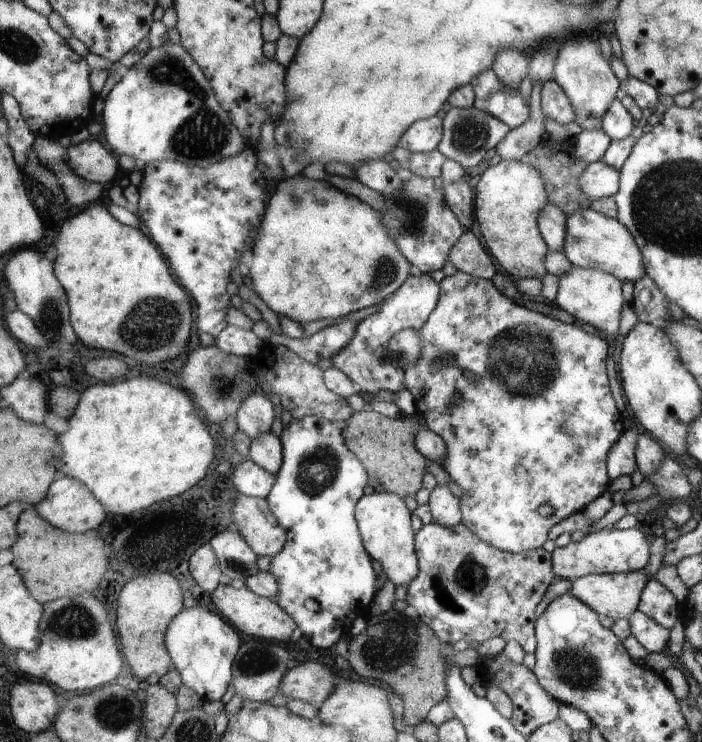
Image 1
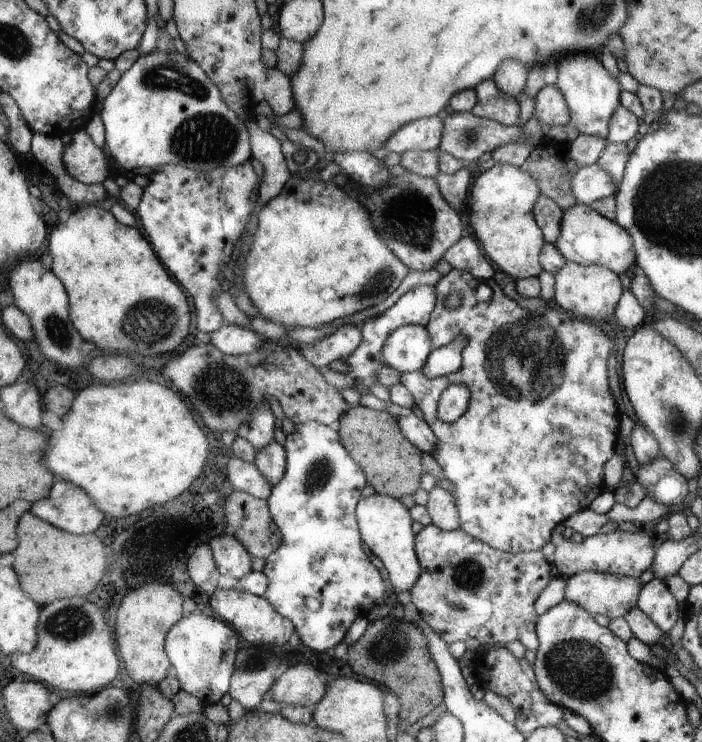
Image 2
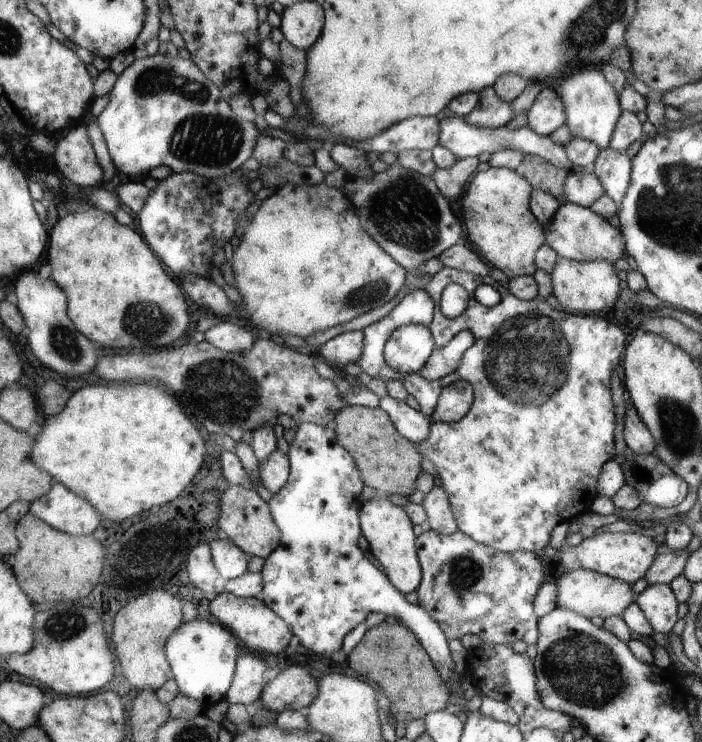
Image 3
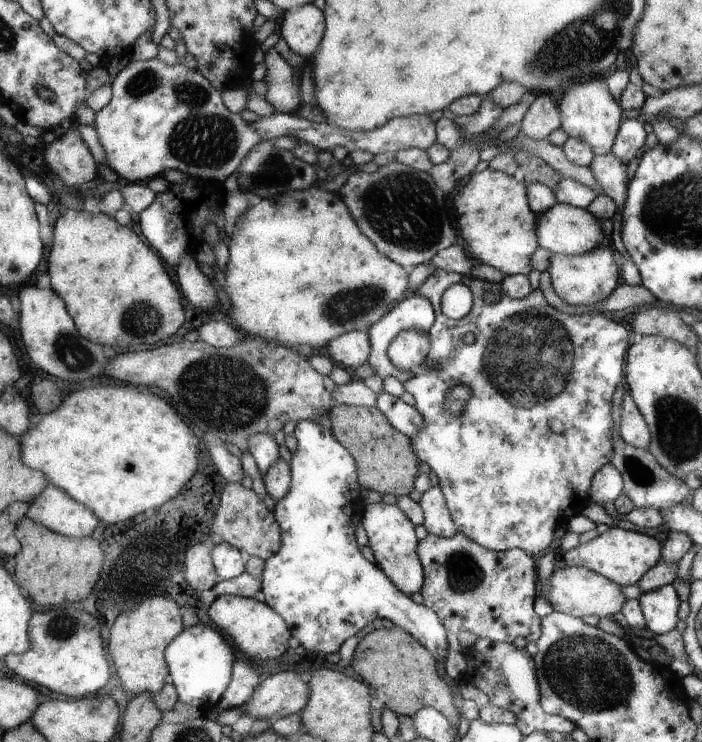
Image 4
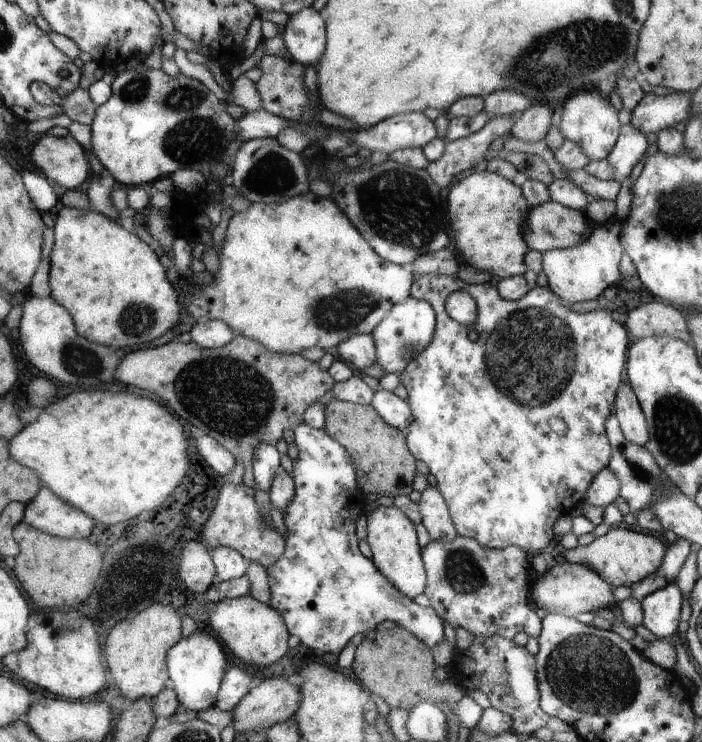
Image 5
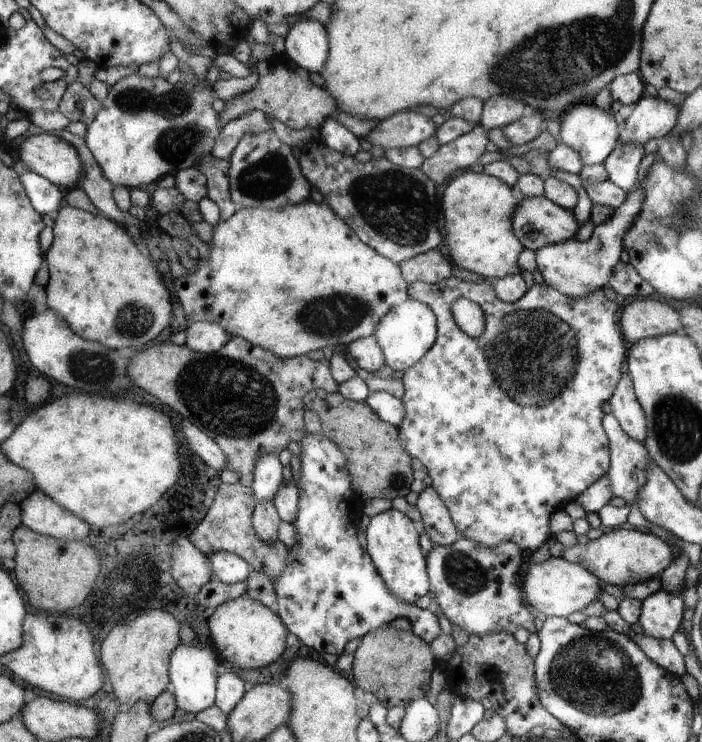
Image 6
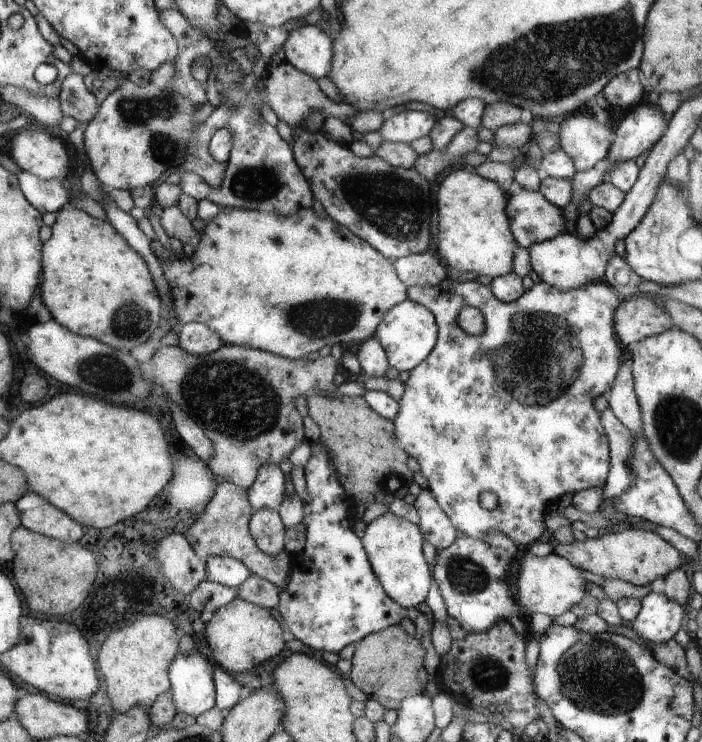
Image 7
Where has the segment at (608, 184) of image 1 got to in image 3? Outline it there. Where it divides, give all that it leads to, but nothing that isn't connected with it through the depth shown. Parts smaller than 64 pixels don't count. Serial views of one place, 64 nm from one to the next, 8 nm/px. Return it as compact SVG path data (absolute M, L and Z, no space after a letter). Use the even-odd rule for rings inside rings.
M589 167L591 172L588 174L574 174L570 173L564 182L564 198L566 198L566 203L573 203L582 207L590 207L598 198L604 195L604 186L602 182L596 178L596 174L592 172L592 167Z

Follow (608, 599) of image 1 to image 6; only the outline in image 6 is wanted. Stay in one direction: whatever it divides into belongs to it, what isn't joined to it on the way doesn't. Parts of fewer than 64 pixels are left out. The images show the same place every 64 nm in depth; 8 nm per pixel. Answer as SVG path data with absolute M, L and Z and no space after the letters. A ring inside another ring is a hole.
M530 554L520 584L523 586L523 596L527 604L531 608L536 608L537 613L544 613L547 618L566 618L569 614L581 612L592 600L598 599L600 590L603 590L598 579L582 565L572 564L563 557L551 557L544 562L536 563Z

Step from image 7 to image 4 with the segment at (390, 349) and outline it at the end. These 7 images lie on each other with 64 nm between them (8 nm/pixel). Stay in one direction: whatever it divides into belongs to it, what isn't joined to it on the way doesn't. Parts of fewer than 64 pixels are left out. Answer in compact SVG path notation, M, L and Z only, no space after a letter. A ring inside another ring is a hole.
M418 293L408 296L406 299L402 300L394 306L391 312L388 312L387 315L384 315L379 322L371 324L367 328L366 332L369 334L371 351L368 355L367 362L374 370L375 374L378 374L382 379L385 379L387 376L394 376L399 381L403 380L404 373L398 370L387 355L388 346L390 342L394 340L394 337L401 331L406 329L418 329L419 331L425 332L428 334L430 332L434 322L436 314L434 305L431 303L431 300L428 300L428 297L424 295L419 295Z

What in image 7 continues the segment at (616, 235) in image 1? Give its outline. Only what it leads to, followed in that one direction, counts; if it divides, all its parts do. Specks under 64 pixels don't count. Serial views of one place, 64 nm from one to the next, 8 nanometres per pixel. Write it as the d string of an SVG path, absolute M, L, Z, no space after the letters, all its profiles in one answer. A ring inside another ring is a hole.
M522 188L520 193L508 193L508 196L510 203L507 207L507 216L510 218L511 232L519 246L528 249L536 242L542 242L566 232L567 222L563 210L551 204L542 193Z

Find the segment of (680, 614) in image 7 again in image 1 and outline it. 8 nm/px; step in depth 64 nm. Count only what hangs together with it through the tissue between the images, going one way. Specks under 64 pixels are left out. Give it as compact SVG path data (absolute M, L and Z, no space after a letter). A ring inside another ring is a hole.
M652 578L643 589L642 598L639 600L639 608L645 616L652 618L659 626L670 631L676 624L676 598L662 586L656 578Z

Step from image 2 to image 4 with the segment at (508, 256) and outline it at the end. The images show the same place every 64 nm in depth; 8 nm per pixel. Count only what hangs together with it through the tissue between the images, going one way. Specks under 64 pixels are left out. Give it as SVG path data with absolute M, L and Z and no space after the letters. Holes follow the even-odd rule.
M487 167L482 172L472 174L470 182L455 195L453 205L462 244L474 262L497 268L504 276L527 275L533 269L531 256L539 248L536 234L538 224L537 216L530 207L526 183L518 182L514 175L507 172Z

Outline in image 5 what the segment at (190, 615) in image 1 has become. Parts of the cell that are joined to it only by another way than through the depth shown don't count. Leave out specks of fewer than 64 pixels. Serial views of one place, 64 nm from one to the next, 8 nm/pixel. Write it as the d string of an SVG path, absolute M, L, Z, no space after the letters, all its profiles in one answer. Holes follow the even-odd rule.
M198 628L183 638L167 652L167 669L171 672L171 689L176 692L179 703L194 712L215 706L219 690L228 666L233 663L223 644L209 628Z

